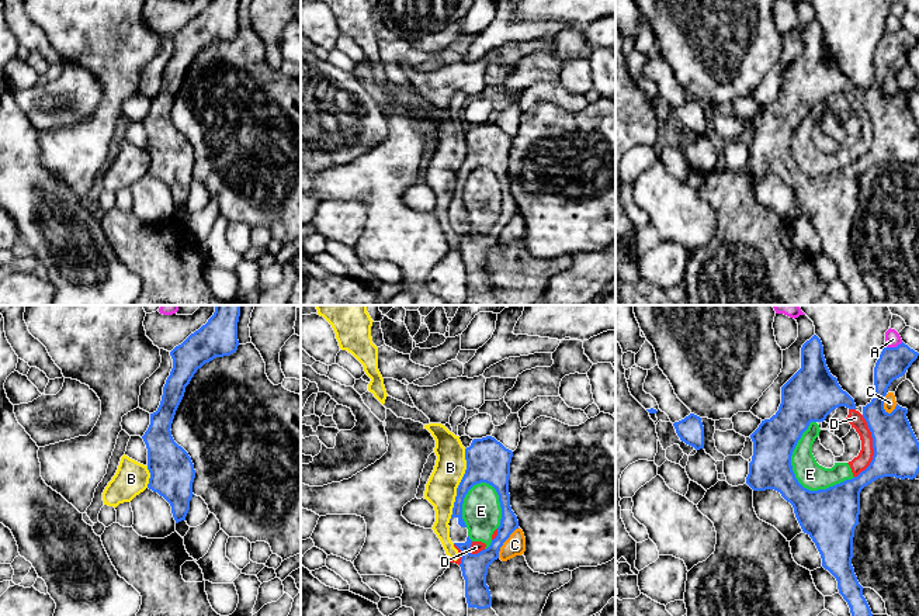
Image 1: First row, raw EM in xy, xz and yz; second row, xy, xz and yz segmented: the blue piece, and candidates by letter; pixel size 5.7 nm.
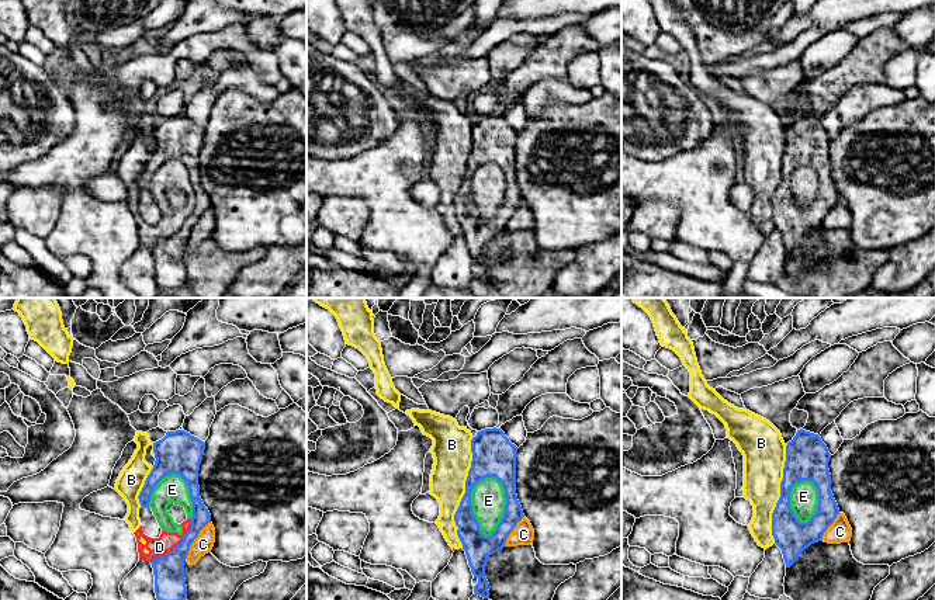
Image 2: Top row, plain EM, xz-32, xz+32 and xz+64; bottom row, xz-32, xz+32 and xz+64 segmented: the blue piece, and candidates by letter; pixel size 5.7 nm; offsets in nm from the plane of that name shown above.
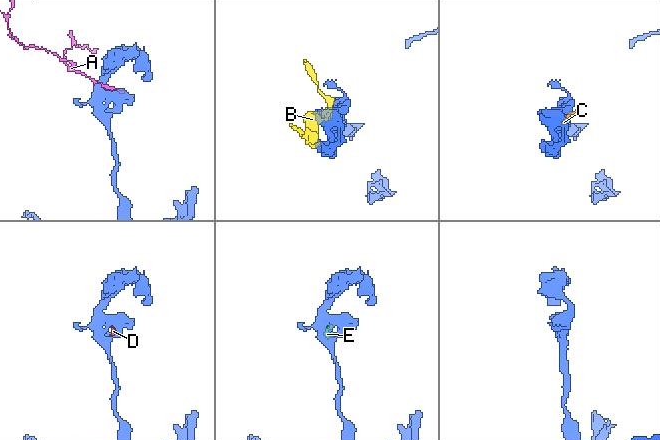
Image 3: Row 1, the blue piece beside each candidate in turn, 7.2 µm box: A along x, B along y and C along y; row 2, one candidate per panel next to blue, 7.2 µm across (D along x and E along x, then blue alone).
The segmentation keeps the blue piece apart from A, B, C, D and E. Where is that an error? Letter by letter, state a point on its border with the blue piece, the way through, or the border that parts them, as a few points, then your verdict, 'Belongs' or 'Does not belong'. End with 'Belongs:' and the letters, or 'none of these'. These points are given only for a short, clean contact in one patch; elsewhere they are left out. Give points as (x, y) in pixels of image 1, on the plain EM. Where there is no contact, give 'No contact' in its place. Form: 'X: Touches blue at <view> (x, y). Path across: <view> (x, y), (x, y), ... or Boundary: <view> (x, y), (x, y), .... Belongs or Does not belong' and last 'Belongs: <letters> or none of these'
A: Touches blue at yz (894, 33). Does not belong
B: Touches blue at xz (460, 169). Does not belong
C: Touches blue at xz (505, 225). Does not belong
D: Touches blue at yz (873, 132). Does not belong
E: Touches blue at yz (791, 139). Does not belong
Belongs: none of these

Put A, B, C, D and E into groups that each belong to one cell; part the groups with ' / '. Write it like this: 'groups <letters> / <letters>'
groups A / B D E / C

